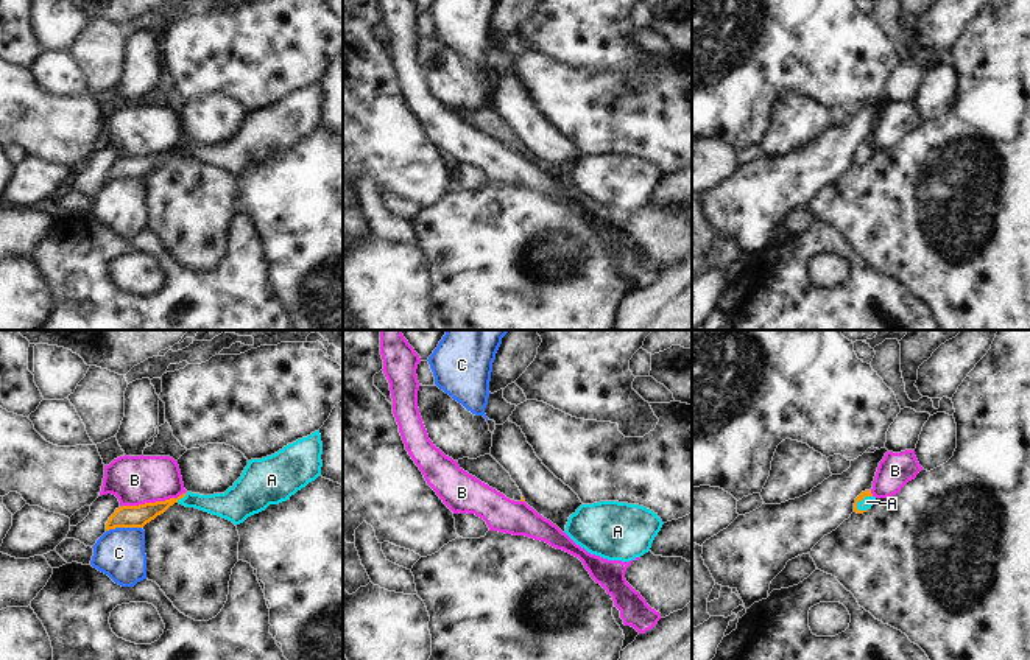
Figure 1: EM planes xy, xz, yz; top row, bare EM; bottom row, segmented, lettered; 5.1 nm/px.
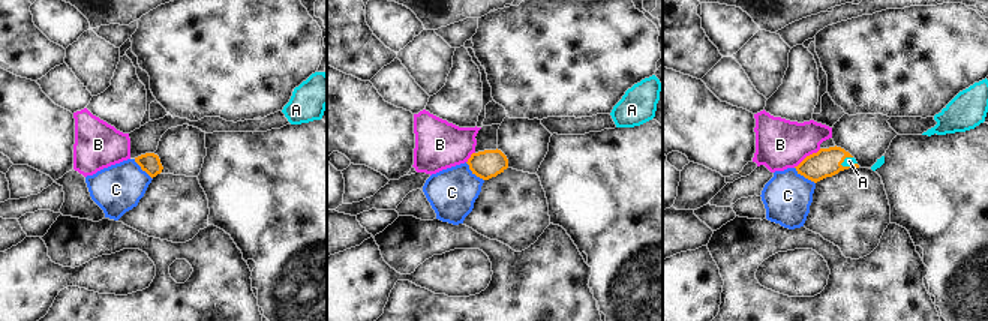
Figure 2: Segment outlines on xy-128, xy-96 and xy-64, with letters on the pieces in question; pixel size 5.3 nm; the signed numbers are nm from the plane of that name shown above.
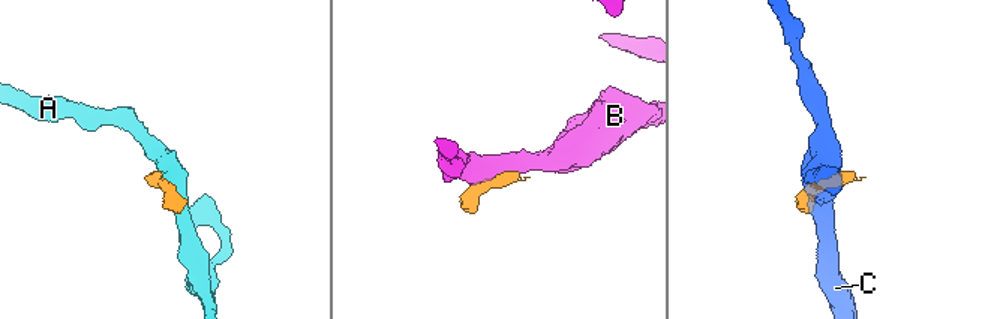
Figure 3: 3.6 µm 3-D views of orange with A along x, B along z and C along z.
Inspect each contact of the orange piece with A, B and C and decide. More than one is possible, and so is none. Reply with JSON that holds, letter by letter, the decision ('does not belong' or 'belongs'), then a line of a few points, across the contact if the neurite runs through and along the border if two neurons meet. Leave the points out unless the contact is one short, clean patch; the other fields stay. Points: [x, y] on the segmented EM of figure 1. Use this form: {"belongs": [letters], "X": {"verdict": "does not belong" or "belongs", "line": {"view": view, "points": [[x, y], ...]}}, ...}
{"belongs": ["A"], "A": {"verdict": "belongs", "line": {"view": "yz", "points": [[862, 495], [862, 498], [867, 502]]}}, "B": {"verdict": "does not belong", "line": {"view": "xy", "points": [[186, 491], [164, 500], [122, 506]]}}, "C": {"verdict": "does not belong"}}

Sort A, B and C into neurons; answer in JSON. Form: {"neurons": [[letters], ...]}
{"neurons": [["A"], ["B"], ["C"]]}

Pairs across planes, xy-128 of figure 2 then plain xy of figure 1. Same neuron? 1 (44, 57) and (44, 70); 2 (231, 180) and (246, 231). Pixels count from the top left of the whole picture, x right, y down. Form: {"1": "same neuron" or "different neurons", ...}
{"1": "different neurons", "2": "different neurons"}

